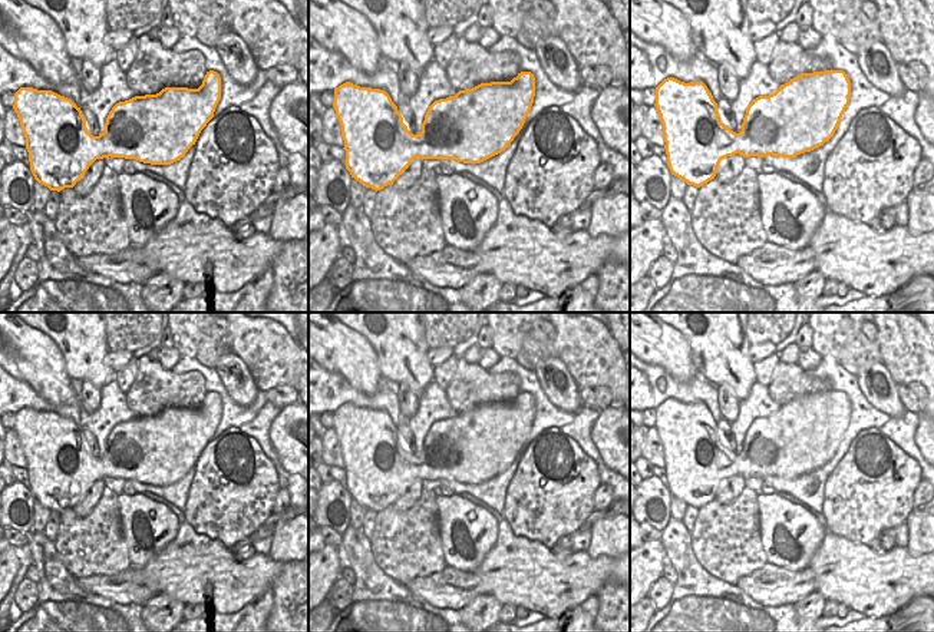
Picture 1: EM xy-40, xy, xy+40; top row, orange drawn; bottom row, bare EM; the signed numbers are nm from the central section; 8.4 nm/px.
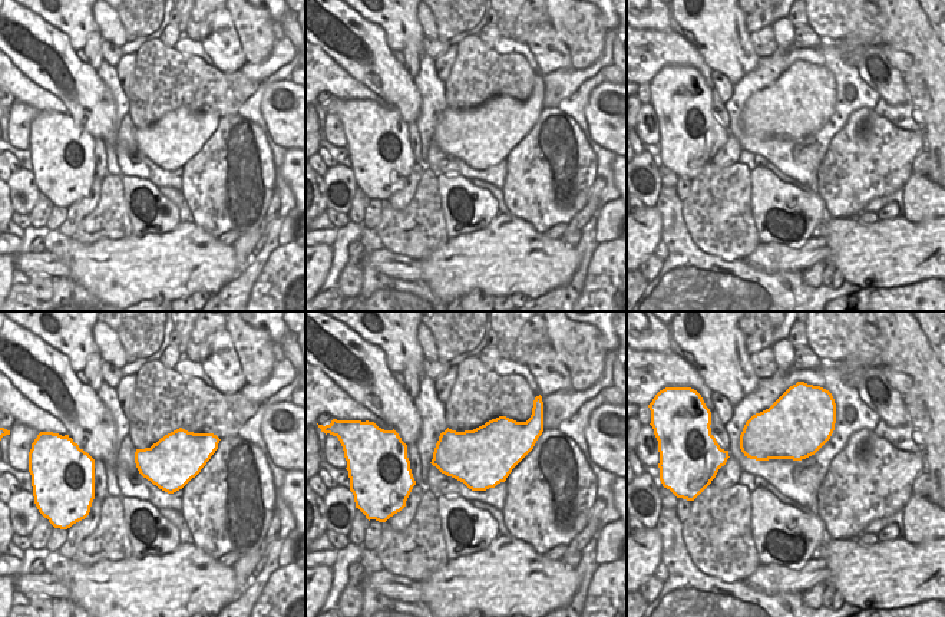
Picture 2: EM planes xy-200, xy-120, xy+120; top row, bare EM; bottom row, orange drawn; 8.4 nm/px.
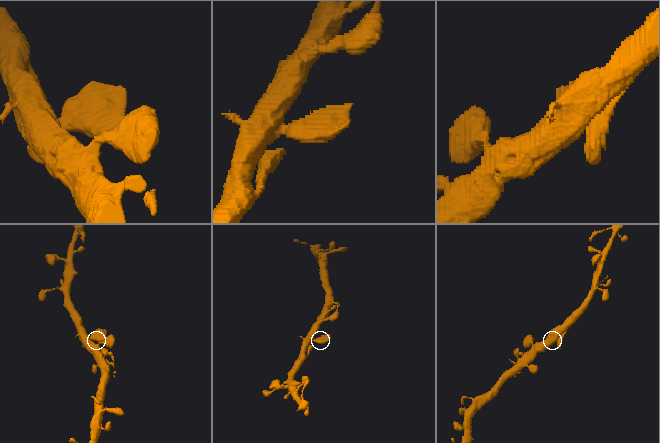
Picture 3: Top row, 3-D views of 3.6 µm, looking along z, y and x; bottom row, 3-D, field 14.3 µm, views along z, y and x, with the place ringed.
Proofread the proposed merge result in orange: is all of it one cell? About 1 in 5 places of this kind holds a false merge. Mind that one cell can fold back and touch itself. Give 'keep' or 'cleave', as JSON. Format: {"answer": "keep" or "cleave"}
{"answer": "keep"}

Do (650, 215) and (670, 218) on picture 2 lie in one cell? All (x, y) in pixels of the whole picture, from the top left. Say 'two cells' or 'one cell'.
two cells

